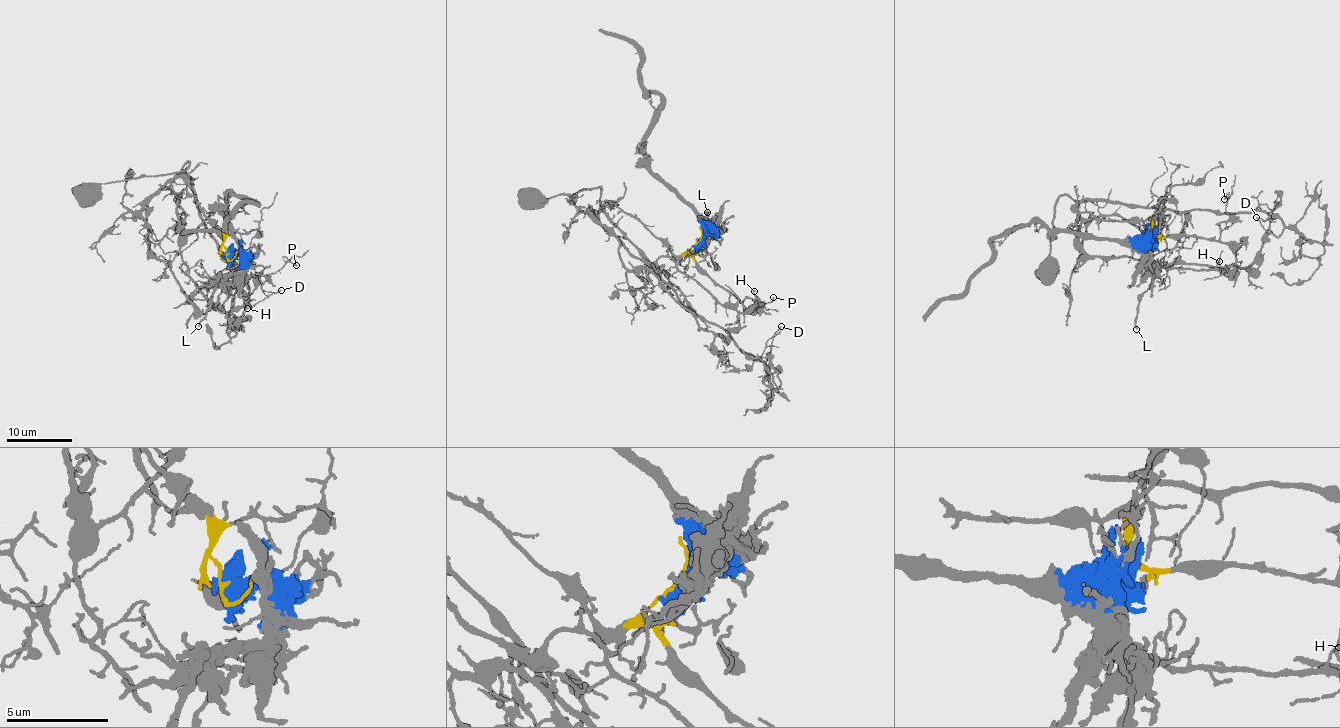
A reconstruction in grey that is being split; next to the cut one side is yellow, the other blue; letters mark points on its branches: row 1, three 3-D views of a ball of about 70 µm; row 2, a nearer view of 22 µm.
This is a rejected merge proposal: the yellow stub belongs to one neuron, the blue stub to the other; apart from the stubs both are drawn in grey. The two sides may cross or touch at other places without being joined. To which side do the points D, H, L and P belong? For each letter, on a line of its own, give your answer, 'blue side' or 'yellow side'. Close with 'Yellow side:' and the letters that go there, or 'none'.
D: yellow side
H: yellow side
L: blue side
P: yellow side
Yellow side: D, H, P

